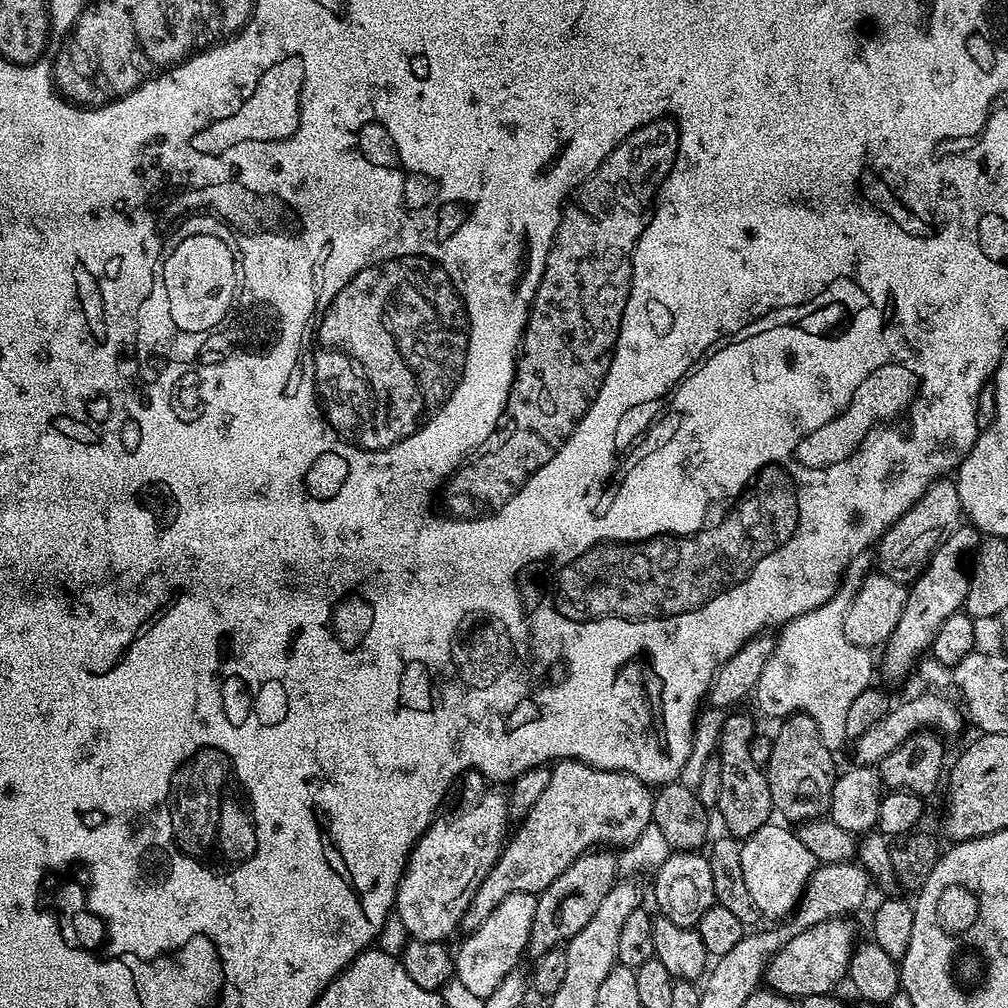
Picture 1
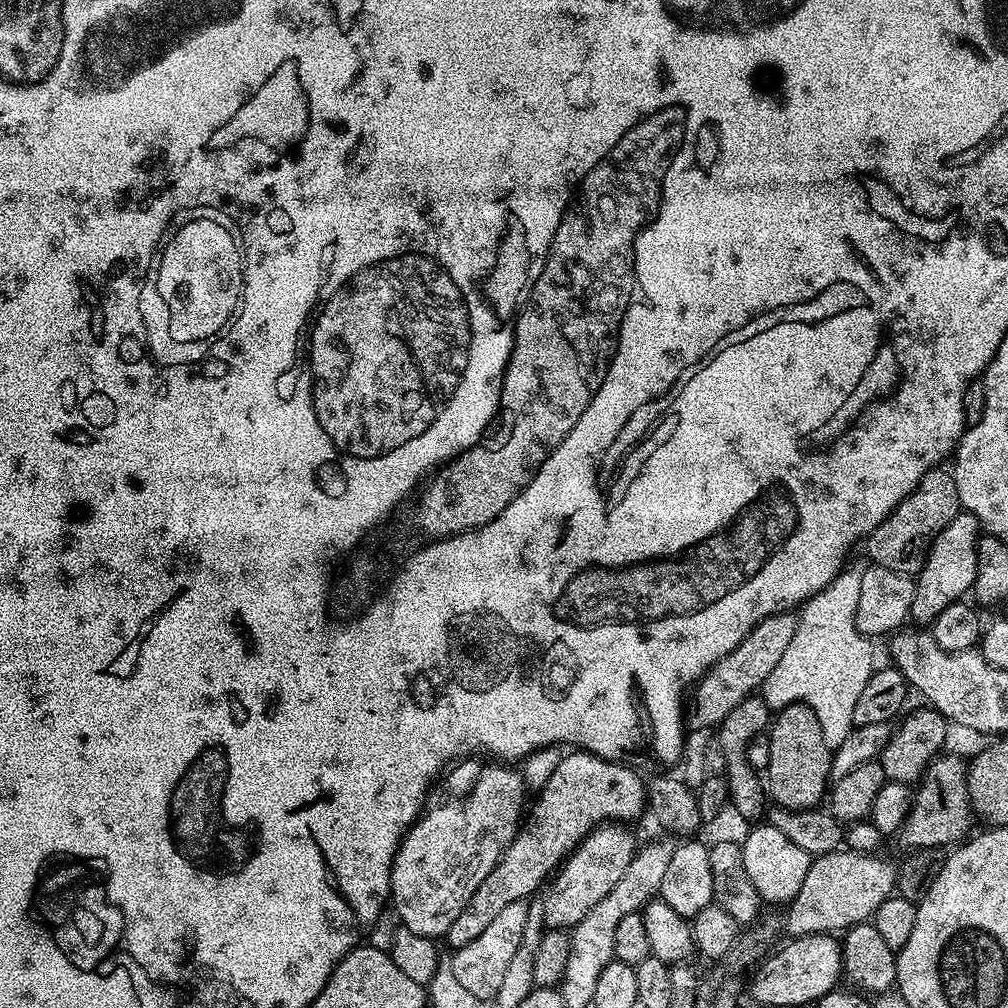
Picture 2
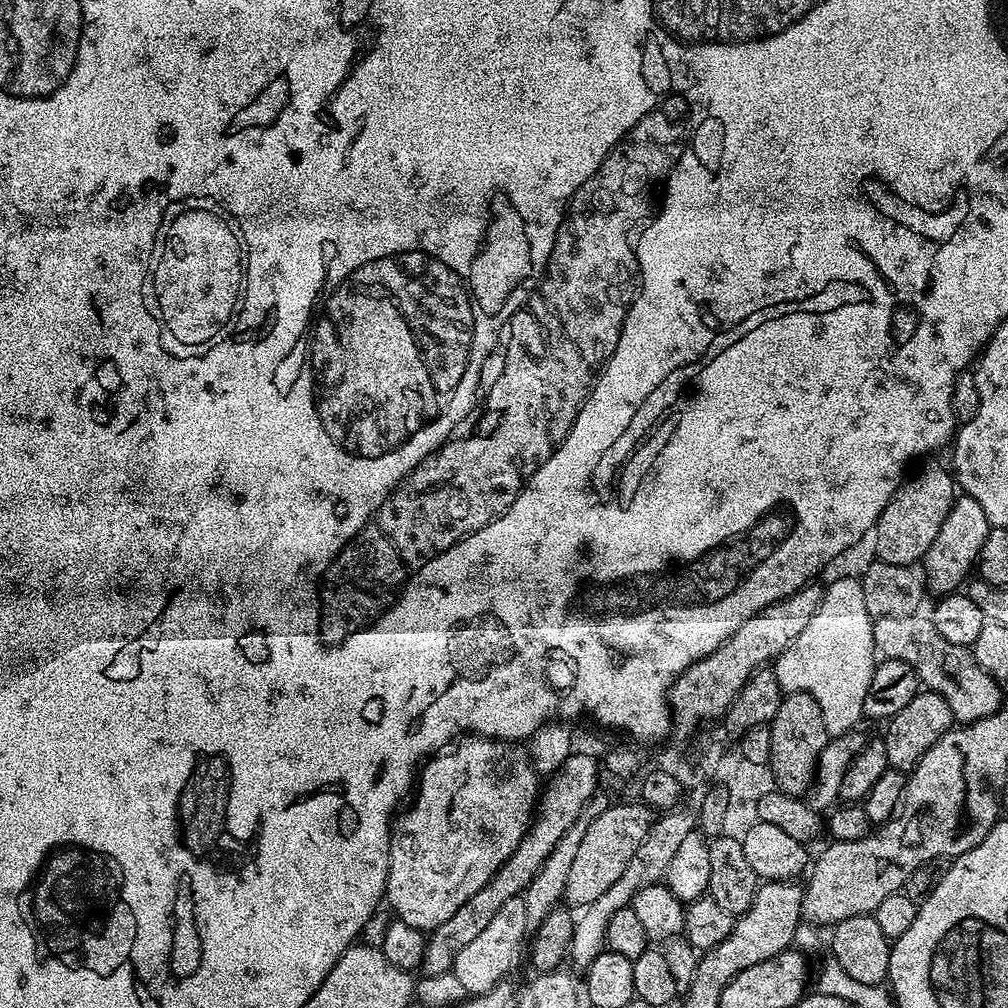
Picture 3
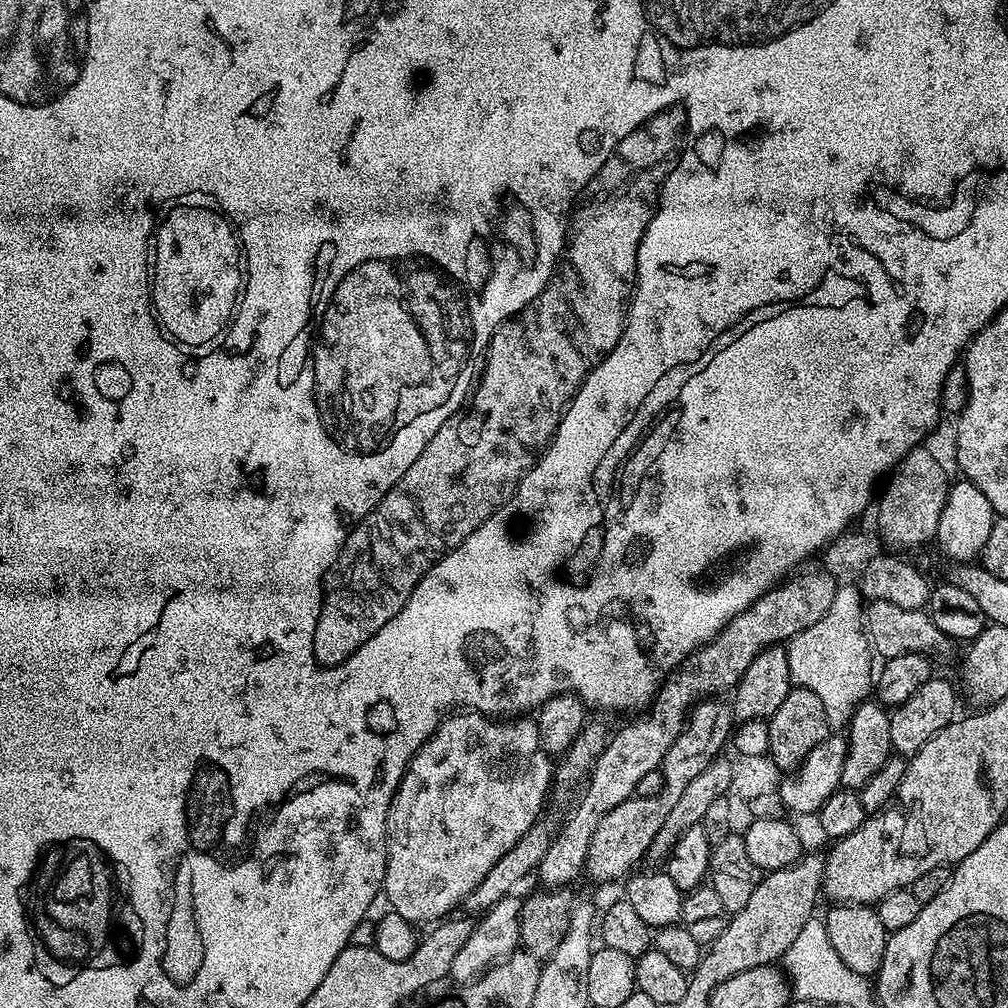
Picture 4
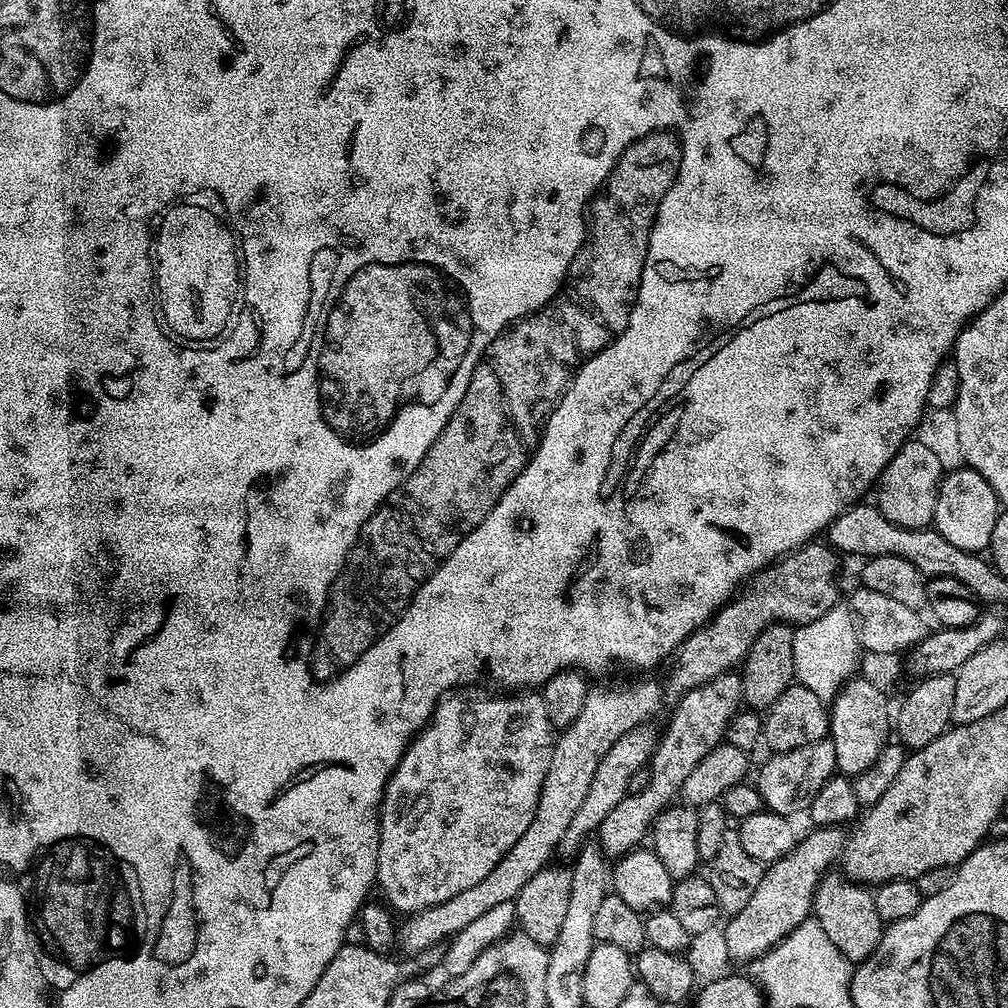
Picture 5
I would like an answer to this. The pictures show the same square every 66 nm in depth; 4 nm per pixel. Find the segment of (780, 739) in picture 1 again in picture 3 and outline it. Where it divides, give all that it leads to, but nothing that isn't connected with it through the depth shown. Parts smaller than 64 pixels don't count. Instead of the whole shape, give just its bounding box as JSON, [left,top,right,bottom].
[767,693,829,797]

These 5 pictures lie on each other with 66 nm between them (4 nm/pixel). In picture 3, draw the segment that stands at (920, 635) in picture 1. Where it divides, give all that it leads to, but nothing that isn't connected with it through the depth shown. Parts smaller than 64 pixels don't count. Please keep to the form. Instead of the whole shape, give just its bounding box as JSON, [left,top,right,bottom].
[922,495,989,597]

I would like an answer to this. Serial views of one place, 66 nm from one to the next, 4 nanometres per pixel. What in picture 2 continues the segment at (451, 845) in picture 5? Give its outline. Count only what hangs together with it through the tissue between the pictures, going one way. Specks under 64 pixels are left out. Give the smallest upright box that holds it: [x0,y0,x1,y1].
[390,758,526,937]

